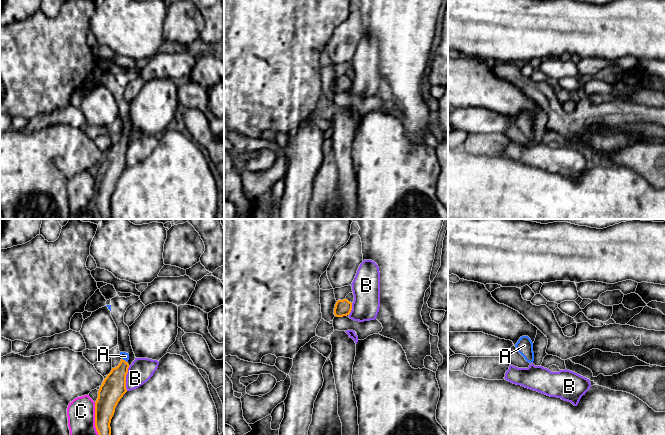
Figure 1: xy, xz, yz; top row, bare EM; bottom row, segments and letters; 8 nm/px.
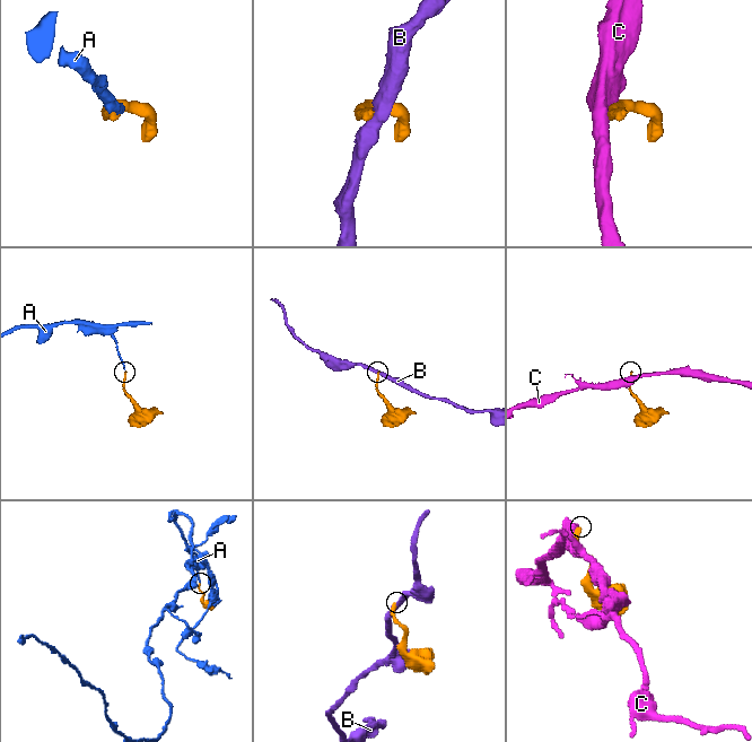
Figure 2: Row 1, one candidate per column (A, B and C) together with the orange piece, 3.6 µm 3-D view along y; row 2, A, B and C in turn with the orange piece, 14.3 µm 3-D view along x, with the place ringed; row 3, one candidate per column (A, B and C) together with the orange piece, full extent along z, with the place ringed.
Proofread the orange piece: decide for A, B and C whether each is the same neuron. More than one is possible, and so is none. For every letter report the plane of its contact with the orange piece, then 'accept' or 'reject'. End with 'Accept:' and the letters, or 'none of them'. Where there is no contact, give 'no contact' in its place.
A: xy | accept
B: xy | reject
C: xy | reject
Accept: A

